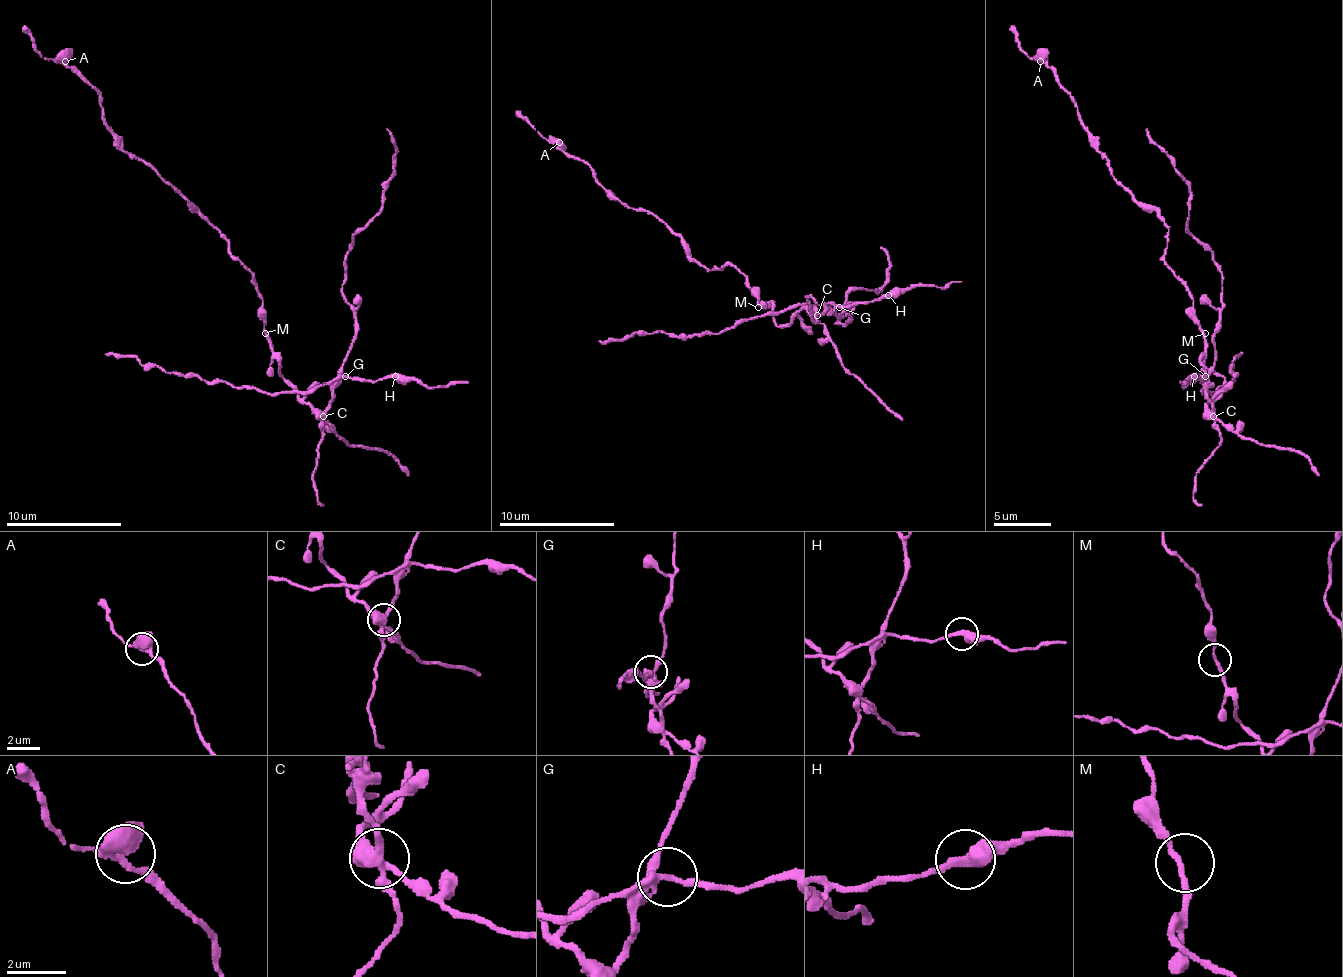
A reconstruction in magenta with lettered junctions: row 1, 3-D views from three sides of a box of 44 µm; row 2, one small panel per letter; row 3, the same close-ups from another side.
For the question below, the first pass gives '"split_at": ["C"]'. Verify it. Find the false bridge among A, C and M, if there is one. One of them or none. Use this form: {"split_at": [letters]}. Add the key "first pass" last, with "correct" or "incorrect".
{"split_at": ["C"], "first pass": "correct"}

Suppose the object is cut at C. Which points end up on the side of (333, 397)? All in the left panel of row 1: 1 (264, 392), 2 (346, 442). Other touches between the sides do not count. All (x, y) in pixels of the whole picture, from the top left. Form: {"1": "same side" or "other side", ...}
{"1": "same side", "2": "other side"}

